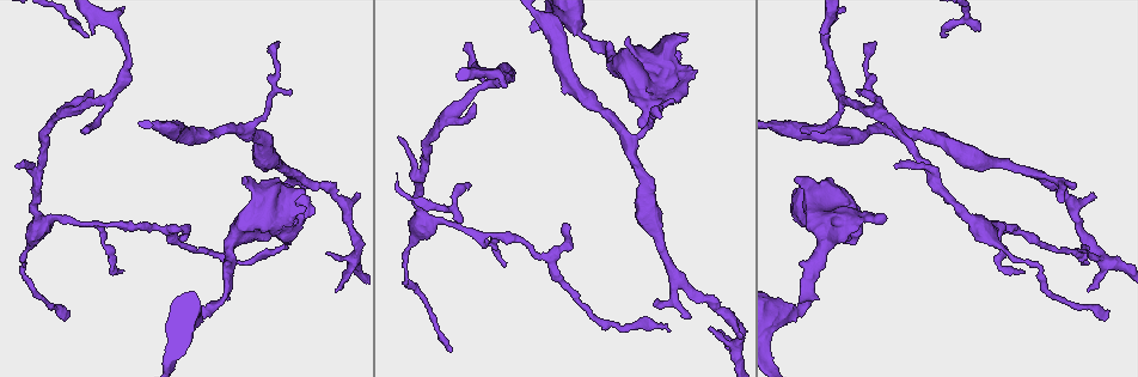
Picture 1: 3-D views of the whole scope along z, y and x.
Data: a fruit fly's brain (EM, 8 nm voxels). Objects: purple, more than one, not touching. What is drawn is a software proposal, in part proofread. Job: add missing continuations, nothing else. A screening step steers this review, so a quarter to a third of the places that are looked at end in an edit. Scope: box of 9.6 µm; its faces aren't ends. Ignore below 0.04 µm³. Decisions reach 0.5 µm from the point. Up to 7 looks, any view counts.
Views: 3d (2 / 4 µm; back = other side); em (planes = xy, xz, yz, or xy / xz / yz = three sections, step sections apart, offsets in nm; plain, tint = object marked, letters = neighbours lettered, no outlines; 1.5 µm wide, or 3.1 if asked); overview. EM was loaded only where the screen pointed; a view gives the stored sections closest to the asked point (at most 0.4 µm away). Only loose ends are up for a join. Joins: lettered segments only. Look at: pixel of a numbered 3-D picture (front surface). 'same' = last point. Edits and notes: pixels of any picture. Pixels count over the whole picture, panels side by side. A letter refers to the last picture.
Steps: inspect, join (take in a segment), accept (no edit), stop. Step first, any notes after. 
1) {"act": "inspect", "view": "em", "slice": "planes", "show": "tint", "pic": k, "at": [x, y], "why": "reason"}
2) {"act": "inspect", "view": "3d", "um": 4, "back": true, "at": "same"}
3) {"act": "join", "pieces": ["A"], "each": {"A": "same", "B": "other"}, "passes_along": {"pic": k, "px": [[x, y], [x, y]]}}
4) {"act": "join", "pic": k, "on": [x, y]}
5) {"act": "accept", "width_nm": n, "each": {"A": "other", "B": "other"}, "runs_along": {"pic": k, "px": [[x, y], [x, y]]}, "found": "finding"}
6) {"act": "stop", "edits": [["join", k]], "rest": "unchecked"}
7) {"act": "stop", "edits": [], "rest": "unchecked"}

{"act": "inspect", "view": "em", "slice": "planes", "show": "letters", "pic": 1, "at": [563, 226], "why": "free end"}

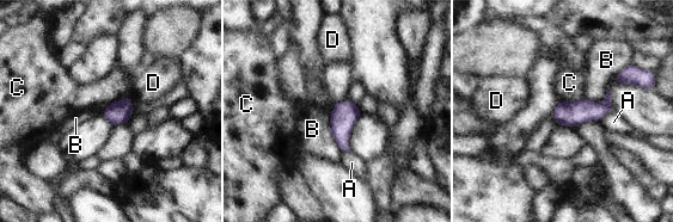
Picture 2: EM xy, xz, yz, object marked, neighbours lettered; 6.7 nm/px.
{"act": "accept", "each": {"A": "other", "B": "other", "C": "other", "D": "other"}, "border": {"pic": 2, "px": [[329, 116], [329, 129], [342, 152]]}, "found": "none of them fits"}

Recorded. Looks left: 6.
{"act": "inspect", "view": "3d", "um": 2, "pic": 1, "at": [1074, 185], "why": "free end"}

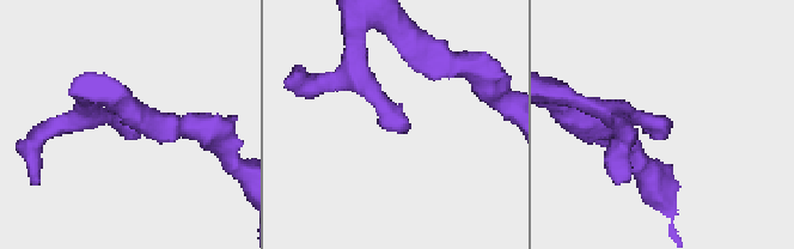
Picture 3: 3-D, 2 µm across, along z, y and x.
{"act": "inspect", "view": "em", "slice": "planes", "show": "plain", "pic": 3, "at": [138, 136], "why": "need the tissue"}

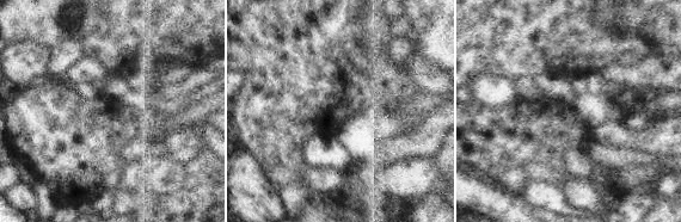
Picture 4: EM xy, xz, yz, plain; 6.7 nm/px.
{"act": "inspect", "view": "em", "slice": "planes", "show": "letters", "at": "same", "why": "see the neighbours"}

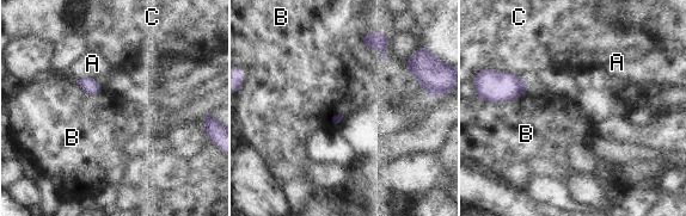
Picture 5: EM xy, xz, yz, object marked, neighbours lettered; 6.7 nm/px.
{"act": "accept", "each": {"A": "other", "B": "other", "C": "other"}, "border": {"pic": 5, "px": [[362, 41], [379, 49], [383, 62]]}, "found": "no lettered segment goes on from it"}

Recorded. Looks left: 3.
{"act": "inspect", "view": "em", "slice": "planes", "show": "letters", "pic": 1, "at": [93, 32], "why": "free end"}

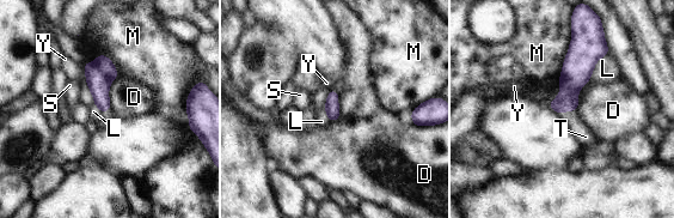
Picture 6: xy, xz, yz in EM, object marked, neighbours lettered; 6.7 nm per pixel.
{"act": "join", "pic": 6, "on": [586, 137], "each": {"D": "other", "L": "other", "M": "other", "S": "other", "T": "same", "Y": "other"}, "passes_along": {"pic": 6, "px": [[576, 73], [568, 109], [586, 137]]}, "found": "it goes on there"}

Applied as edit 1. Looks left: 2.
{"act": "stop", "edits": [["join", 6]], "rest": "unchecked"}

